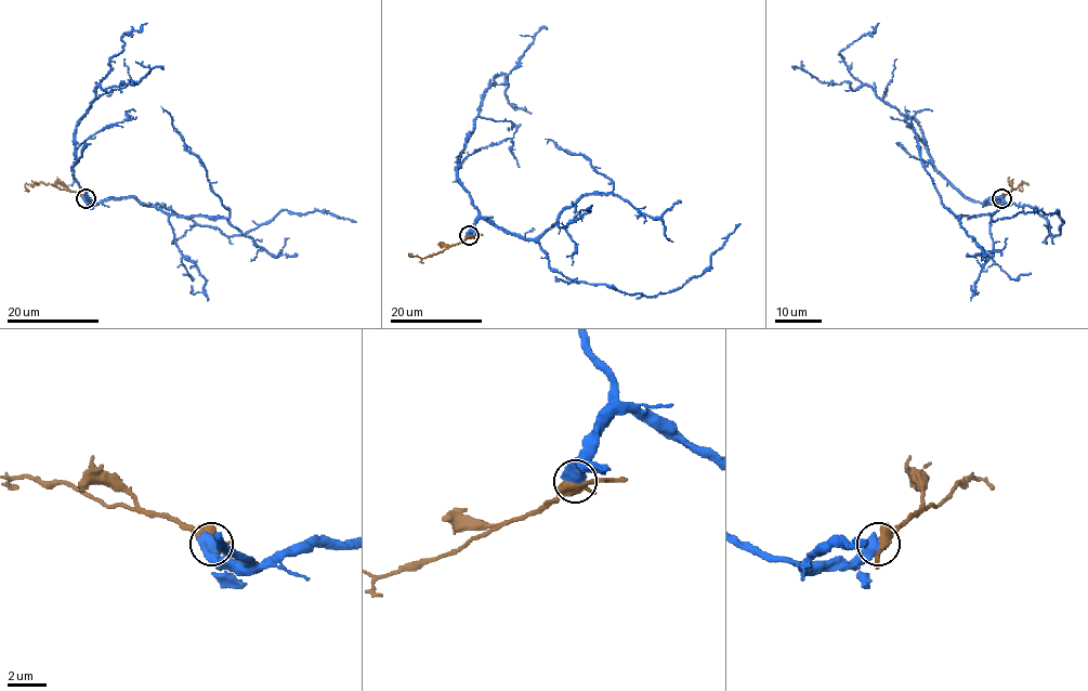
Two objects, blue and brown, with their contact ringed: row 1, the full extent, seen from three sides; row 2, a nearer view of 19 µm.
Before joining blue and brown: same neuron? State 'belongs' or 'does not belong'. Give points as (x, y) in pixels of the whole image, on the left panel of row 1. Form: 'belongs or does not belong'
does not belong

